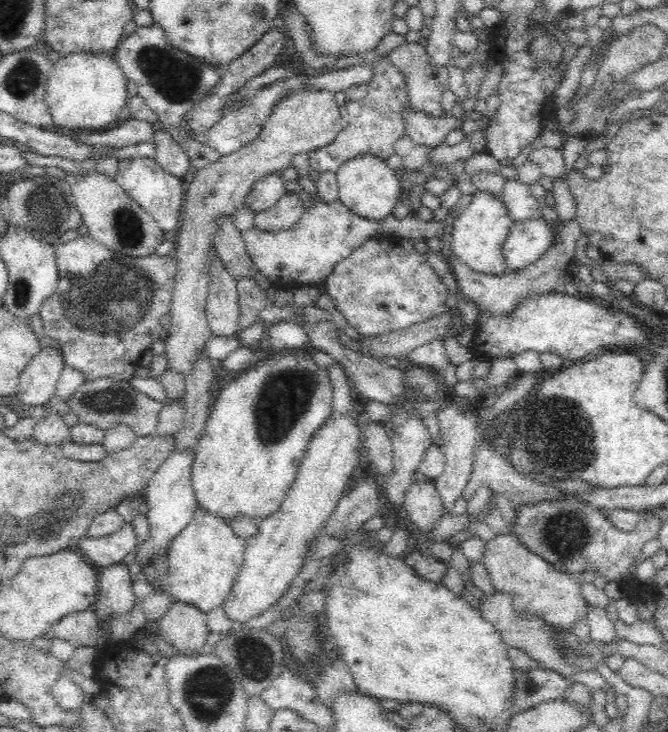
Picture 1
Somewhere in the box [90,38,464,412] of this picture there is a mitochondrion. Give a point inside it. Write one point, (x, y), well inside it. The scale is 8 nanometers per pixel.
(174, 77)

